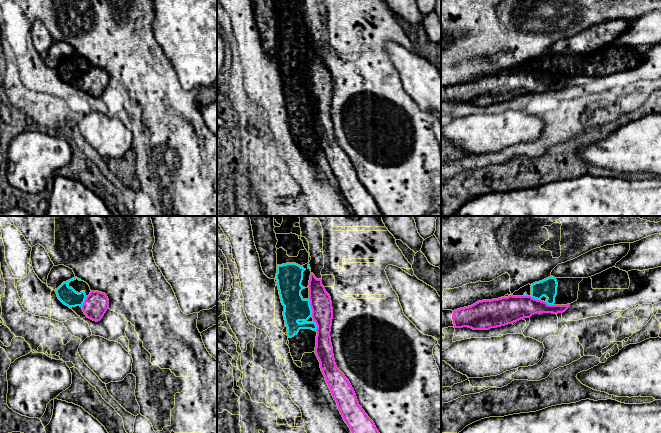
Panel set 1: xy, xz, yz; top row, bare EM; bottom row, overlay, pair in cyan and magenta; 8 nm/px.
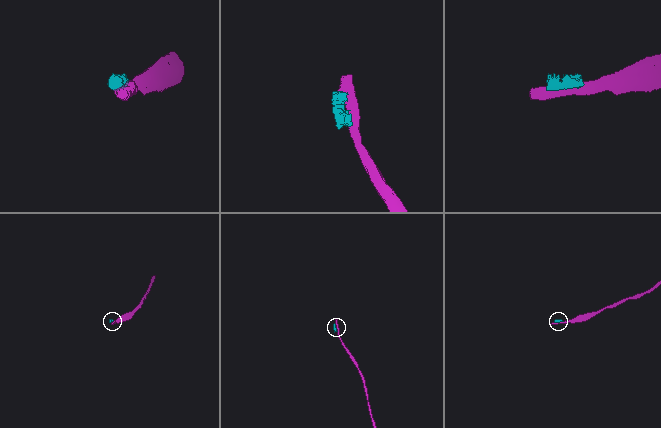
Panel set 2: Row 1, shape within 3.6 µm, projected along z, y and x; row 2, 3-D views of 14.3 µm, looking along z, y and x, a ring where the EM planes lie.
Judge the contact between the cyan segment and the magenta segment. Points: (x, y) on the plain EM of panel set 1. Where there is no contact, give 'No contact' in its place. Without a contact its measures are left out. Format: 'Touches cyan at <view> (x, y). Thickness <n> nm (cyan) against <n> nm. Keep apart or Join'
Touches cyan at xz (310, 83). Thickness 200 nm (cyan) against 180 nm. Keep apart

